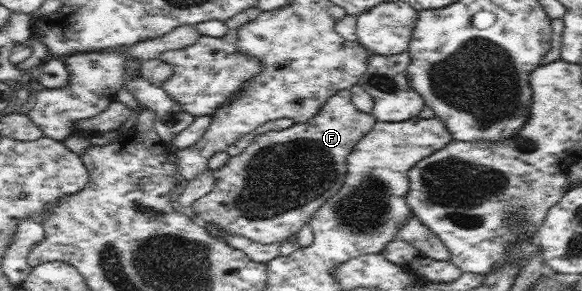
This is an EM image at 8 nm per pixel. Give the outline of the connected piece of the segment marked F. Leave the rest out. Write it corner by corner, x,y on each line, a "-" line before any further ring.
351,89
339,91
328,99
314,118
280,131
260,134
240,155
229,156
228,161
213,173
215,184
212,191
192,204
192,217
203,223
206,231
214,235
214,239
226,239
226,235
242,235
260,244
273,244
298,234
322,204
340,191
350,152
377,122
373,113
360,111
355,106
351,95

